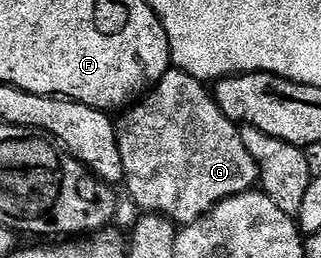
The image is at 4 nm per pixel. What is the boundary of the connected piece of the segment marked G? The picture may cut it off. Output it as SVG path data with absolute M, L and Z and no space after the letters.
M172 69L161 77L150 94L124 110L117 119L123 178L132 201L140 207L140 212L164 215L176 225L196 223L221 201L252 190L259 183L259 167L249 149L245 149L240 128L221 113L215 104L214 94L203 87L206 87L204 80Z

